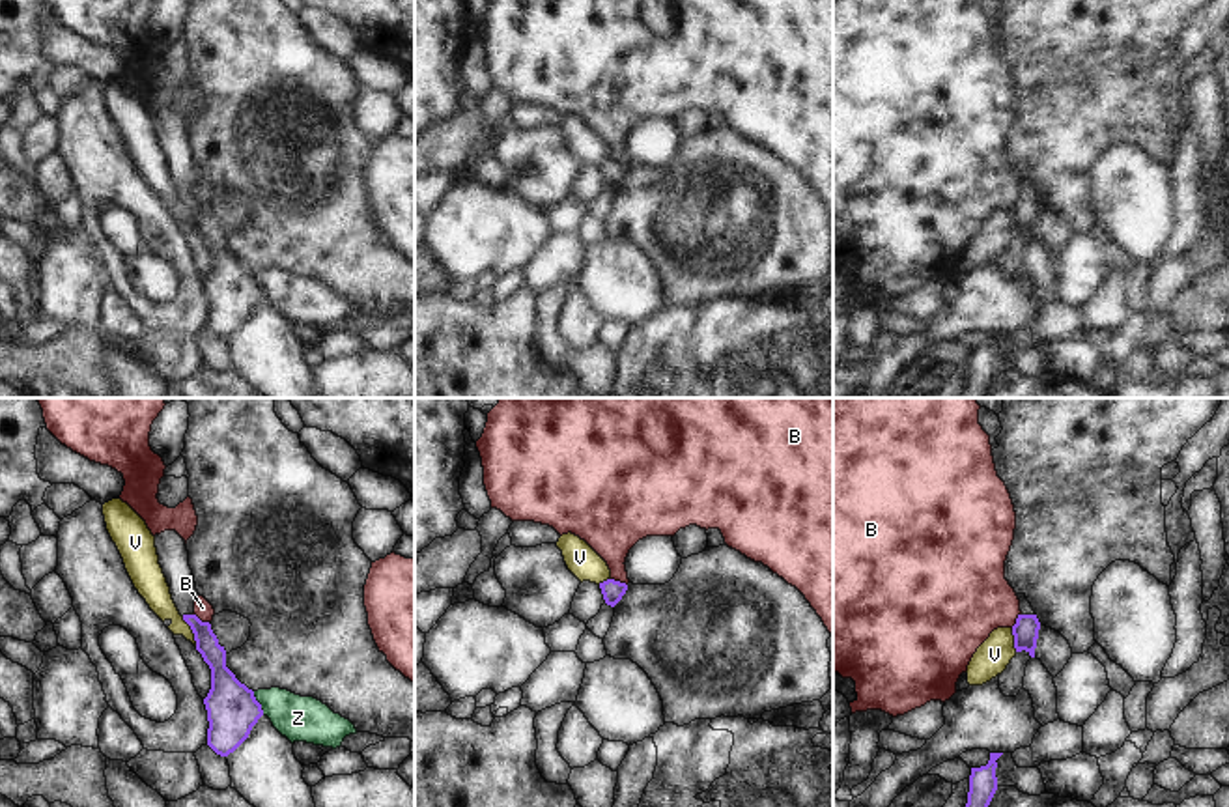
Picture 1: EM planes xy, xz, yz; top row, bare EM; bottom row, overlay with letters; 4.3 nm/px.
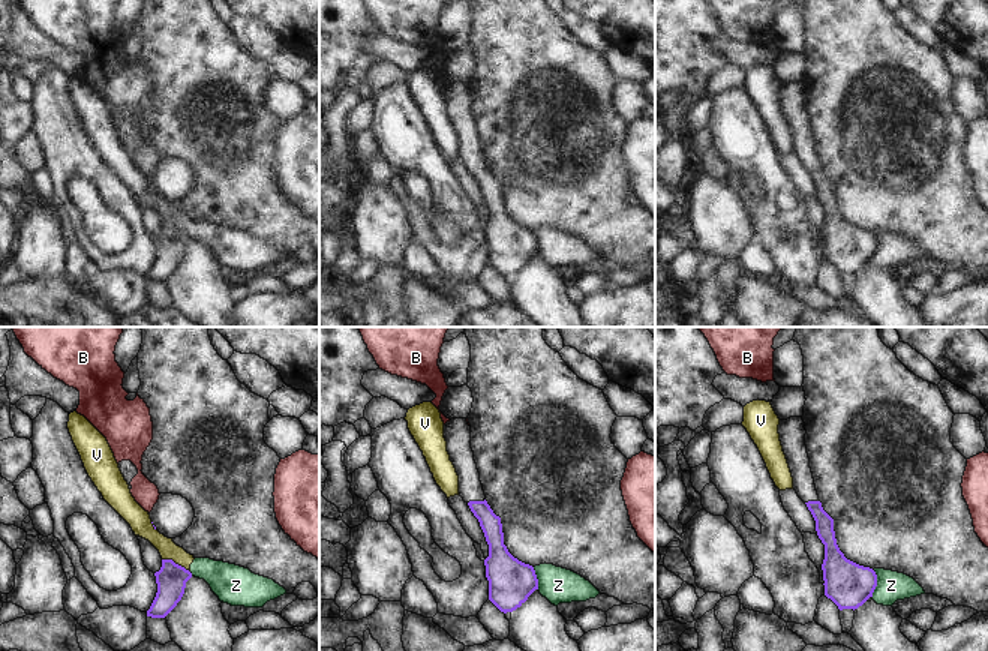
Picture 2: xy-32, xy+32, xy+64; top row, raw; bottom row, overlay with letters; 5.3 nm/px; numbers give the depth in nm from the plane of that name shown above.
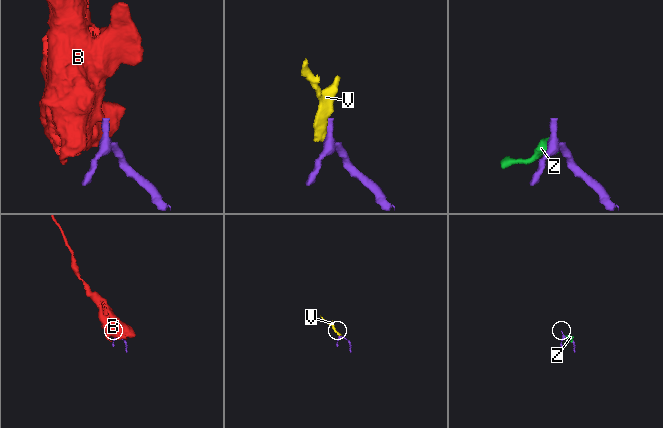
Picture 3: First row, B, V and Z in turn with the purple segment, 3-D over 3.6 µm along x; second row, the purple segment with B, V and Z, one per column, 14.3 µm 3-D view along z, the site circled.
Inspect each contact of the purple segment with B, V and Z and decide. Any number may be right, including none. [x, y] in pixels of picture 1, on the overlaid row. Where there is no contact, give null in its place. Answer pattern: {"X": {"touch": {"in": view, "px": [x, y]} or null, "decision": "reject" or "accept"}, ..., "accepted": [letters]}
{"B": {"touch": {"in": "xy", "px": [198, 619]}, "decision": "reject"}, "V": {"touch": {"in": "xy", "px": [193, 632]}, "decision": "reject"}, "Z": {"touch": {"in": "xy", "px": [258, 703]}, "decision": "reject"}, "accepted": []}

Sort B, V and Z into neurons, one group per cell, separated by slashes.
B / V Z

